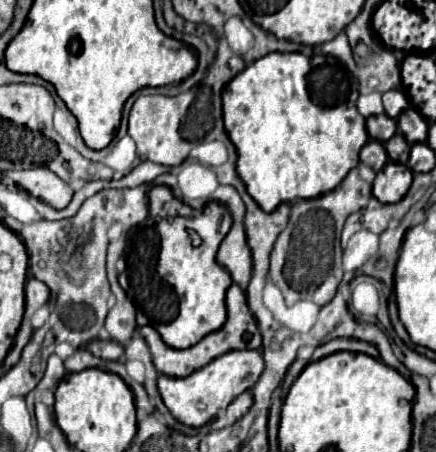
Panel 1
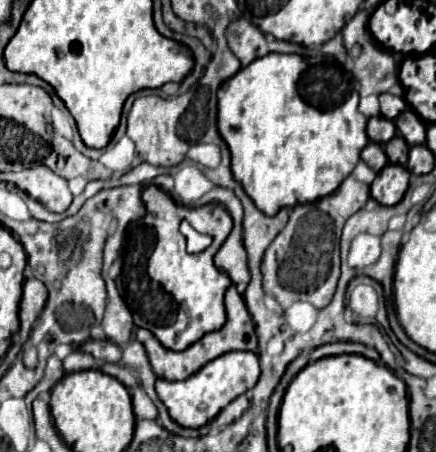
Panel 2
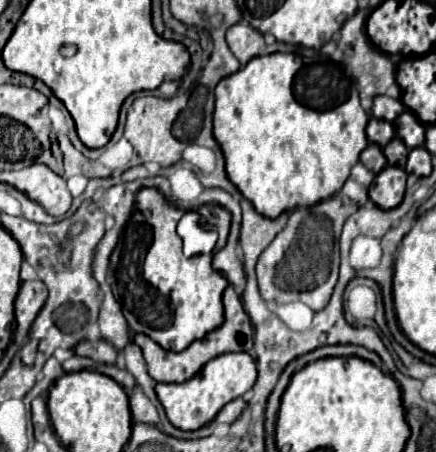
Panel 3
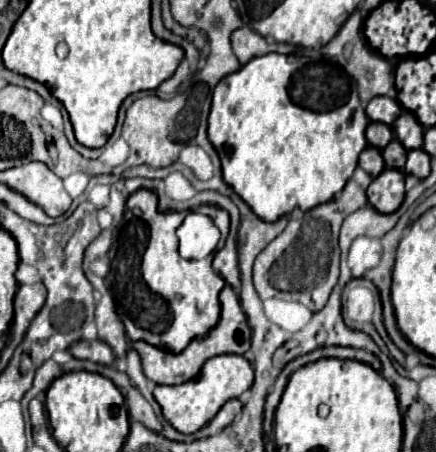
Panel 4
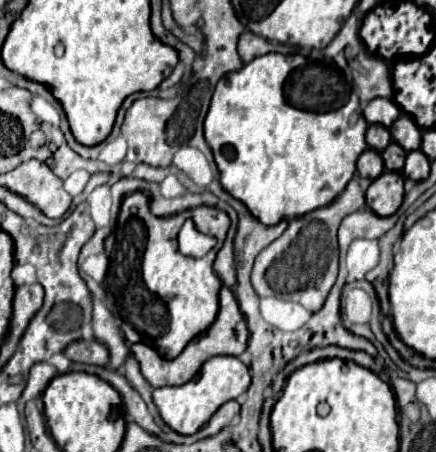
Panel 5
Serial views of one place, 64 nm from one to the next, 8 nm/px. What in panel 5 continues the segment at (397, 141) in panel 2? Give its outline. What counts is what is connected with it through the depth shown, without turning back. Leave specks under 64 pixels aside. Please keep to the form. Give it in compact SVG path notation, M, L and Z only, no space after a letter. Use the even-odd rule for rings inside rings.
M392 142L392 144L388 144L388 148L382 152L382 158L384 158L384 166L386 166L386 170L400 172L400 170L404 168L406 152L404 152L404 148L400 148L400 144Z

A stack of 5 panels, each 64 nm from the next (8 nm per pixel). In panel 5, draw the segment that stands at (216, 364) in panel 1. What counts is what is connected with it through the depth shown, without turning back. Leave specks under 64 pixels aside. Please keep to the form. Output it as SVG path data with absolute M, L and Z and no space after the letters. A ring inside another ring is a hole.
M214 356L200 372L182 386L164 386L154 390L154 404L160 410L162 420L178 434L194 434L198 432L212 414L228 400L238 398L250 386L250 368L236 356Z

